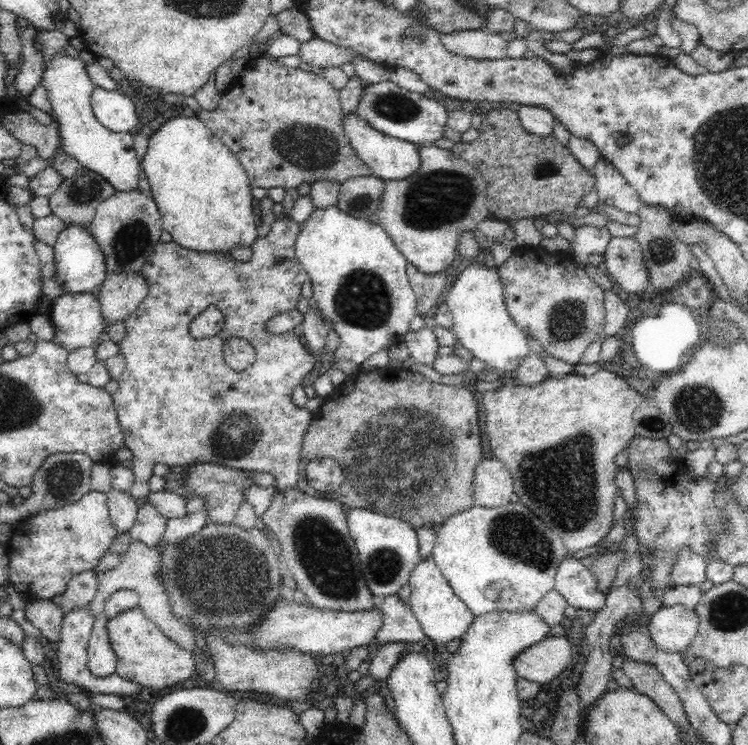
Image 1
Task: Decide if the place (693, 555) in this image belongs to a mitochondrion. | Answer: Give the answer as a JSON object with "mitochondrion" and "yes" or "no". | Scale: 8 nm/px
{"mitochondrion":"no"}

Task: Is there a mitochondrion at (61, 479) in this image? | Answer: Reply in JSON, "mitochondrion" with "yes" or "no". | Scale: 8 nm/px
{"mitochondrion":"yes"}

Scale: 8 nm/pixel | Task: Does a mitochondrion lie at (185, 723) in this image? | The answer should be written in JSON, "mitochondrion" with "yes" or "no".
{"mitochondrion":"yes"}

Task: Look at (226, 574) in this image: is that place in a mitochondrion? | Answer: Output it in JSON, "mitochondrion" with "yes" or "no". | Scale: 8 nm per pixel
{"mitochondrion":"yes"}

